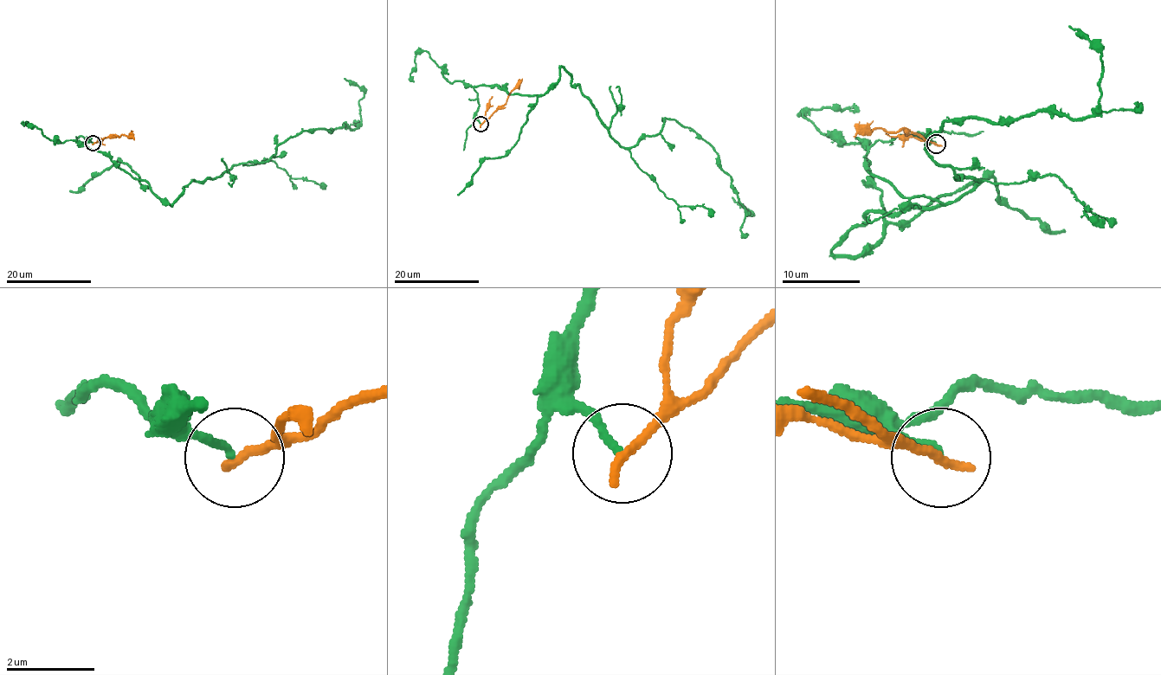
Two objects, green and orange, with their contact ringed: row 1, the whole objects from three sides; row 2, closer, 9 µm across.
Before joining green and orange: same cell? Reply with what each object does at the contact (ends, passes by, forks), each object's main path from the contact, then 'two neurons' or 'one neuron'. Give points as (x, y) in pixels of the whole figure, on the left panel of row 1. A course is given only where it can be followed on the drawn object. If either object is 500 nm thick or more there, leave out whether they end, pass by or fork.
green ends; orange ends; course green (93, 143), (171, 205), (193, 180), (266, 162), (305, 131), (356, 127), (364, 93), (344, 78); course orange (93, 143), (125, 134), (134, 139); two neurons

